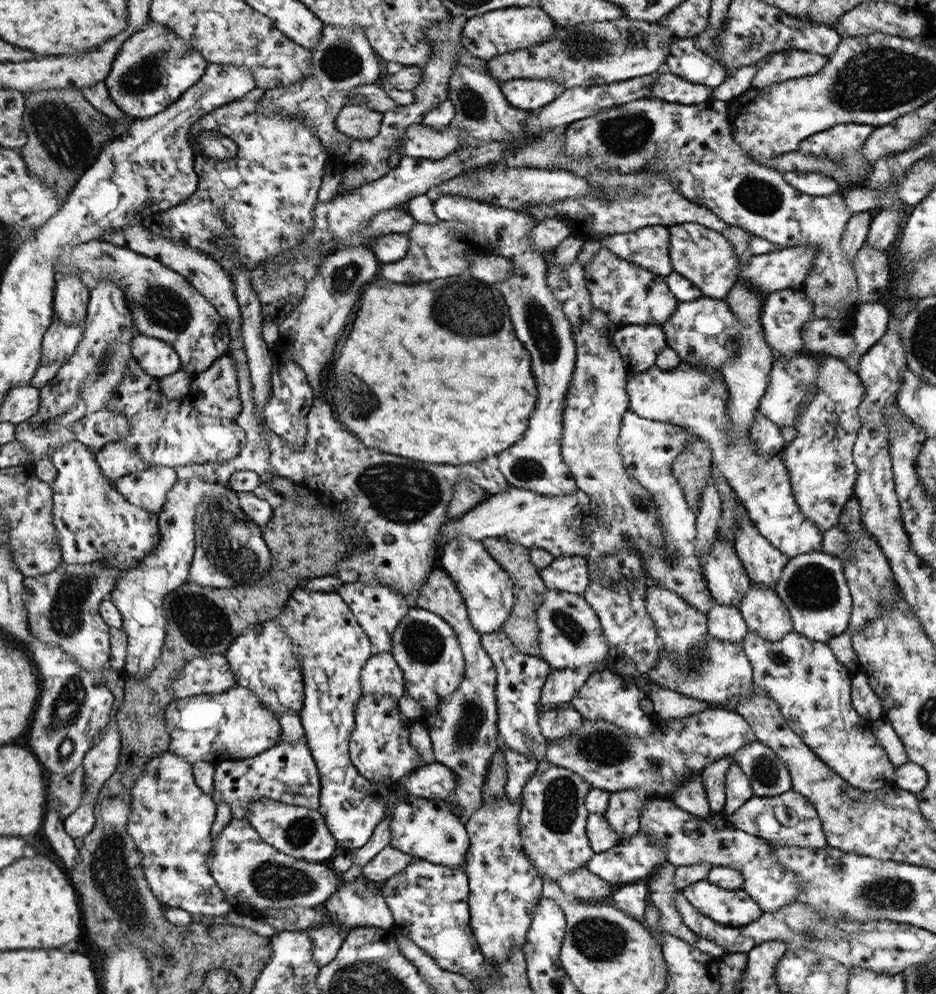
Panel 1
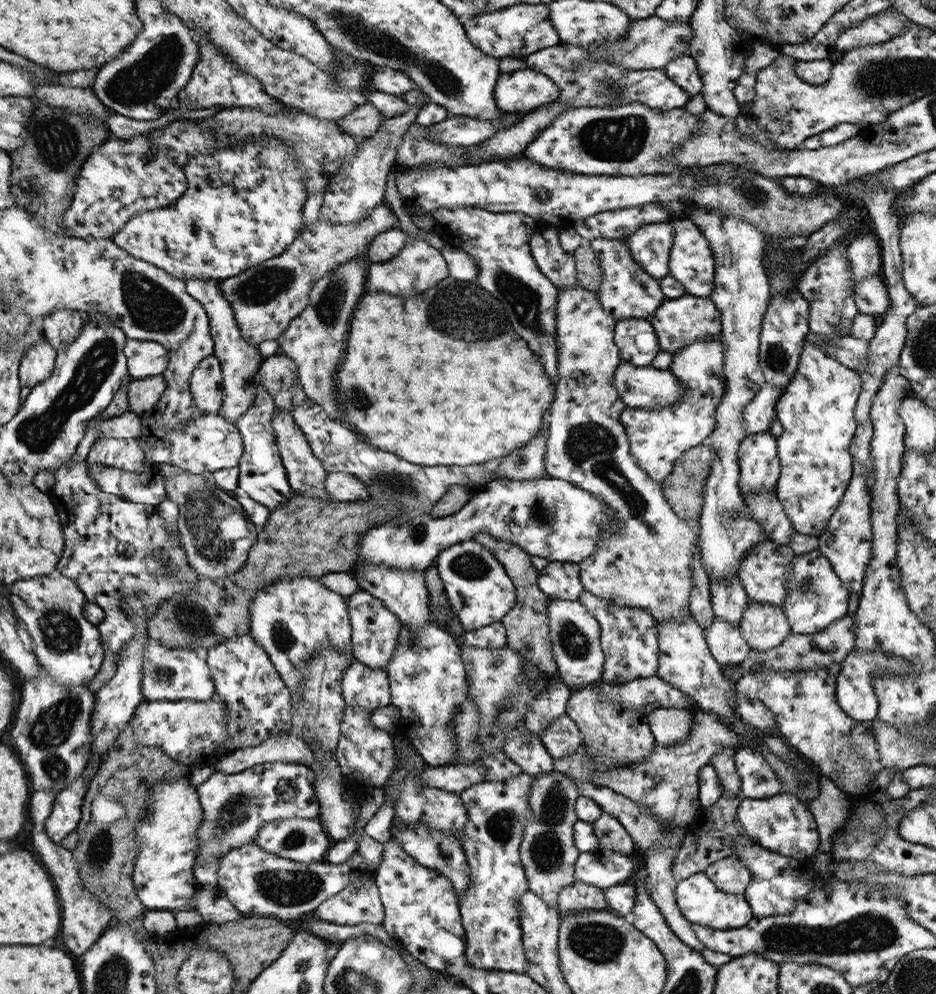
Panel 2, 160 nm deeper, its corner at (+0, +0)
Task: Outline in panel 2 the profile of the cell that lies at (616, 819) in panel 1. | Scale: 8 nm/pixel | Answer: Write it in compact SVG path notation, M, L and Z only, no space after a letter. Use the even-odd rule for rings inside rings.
M603 812L591 825L598 839L598 848L620 854L634 853L635 842L614 815Z

